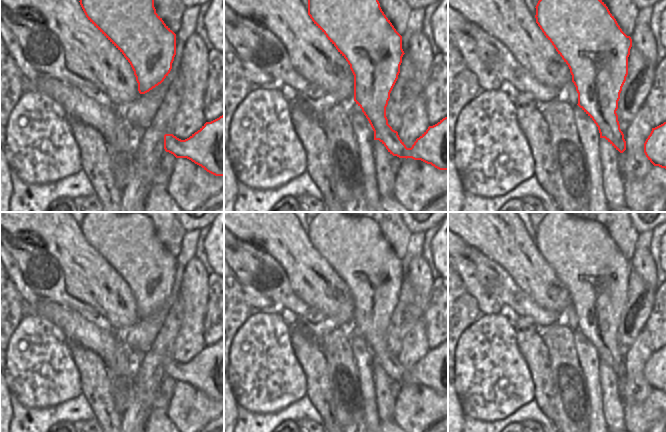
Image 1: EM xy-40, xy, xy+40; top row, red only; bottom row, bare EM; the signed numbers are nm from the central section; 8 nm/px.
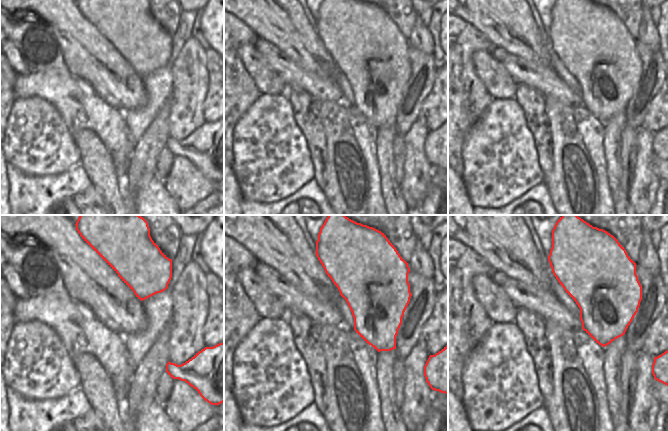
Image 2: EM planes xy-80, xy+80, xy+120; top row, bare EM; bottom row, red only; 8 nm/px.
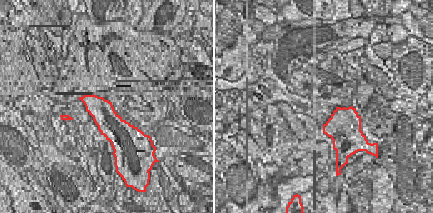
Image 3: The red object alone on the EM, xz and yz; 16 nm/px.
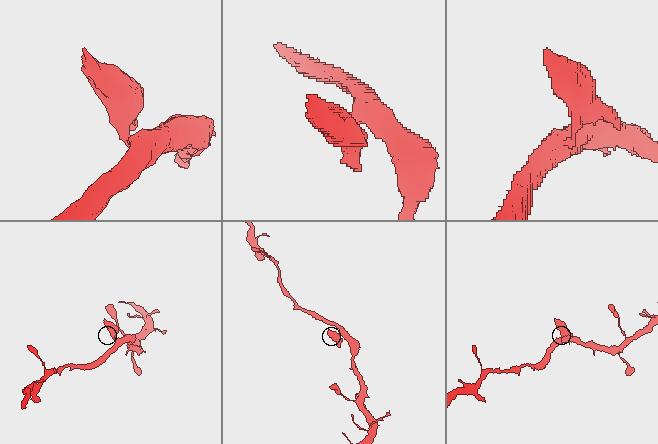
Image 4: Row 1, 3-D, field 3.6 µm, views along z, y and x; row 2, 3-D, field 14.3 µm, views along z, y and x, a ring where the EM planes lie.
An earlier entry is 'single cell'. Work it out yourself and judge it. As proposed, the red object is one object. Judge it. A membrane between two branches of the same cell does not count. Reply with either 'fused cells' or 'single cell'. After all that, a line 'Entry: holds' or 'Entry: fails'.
fused cells
Entry: fails

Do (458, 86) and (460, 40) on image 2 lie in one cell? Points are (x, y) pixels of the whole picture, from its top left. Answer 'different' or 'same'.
same

